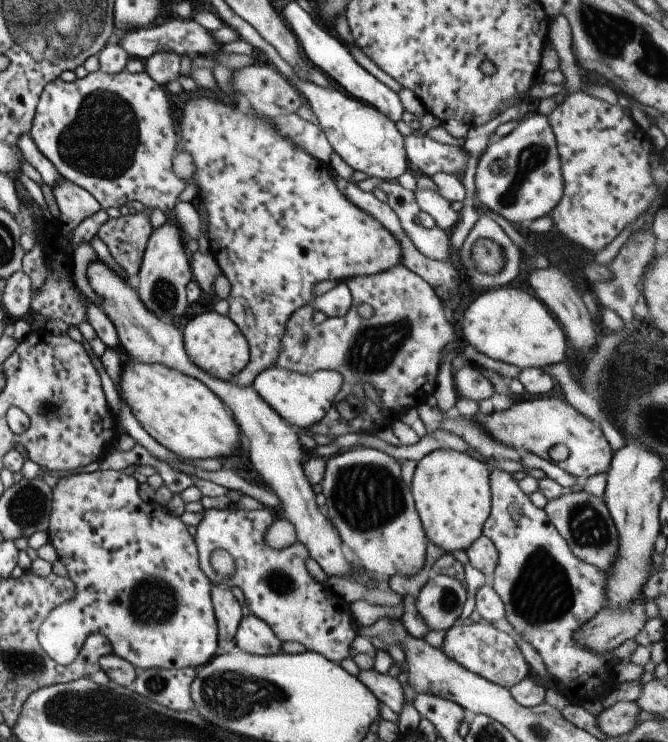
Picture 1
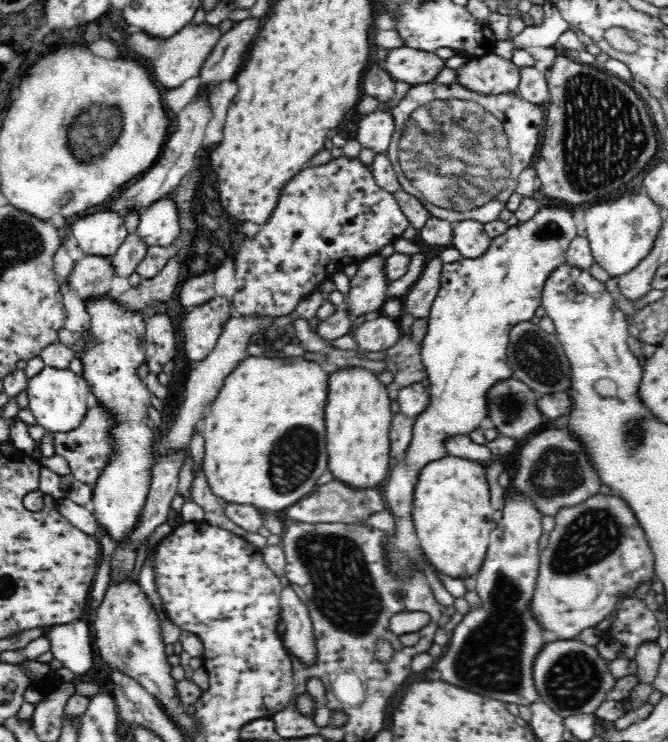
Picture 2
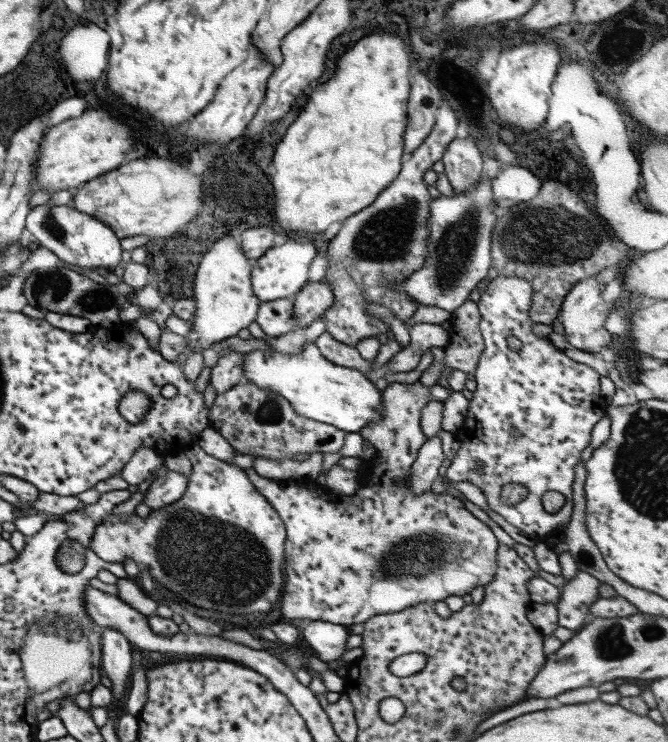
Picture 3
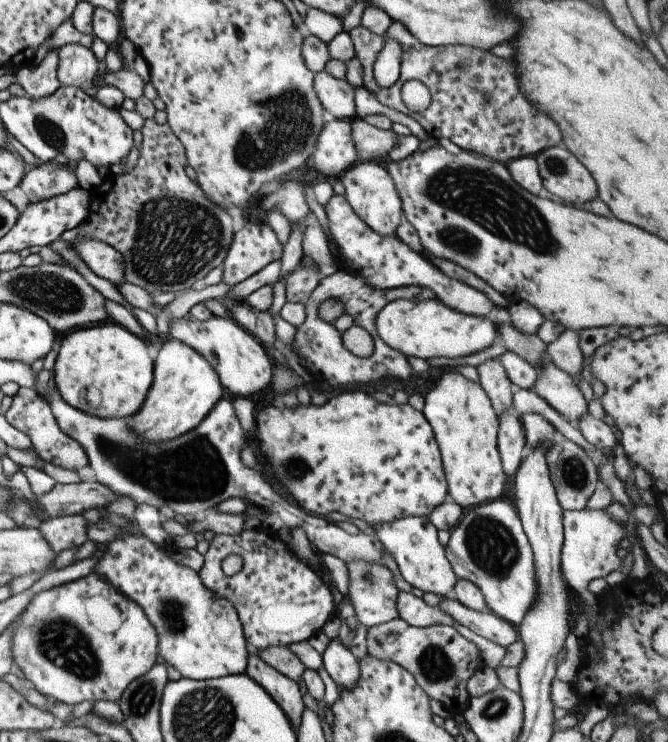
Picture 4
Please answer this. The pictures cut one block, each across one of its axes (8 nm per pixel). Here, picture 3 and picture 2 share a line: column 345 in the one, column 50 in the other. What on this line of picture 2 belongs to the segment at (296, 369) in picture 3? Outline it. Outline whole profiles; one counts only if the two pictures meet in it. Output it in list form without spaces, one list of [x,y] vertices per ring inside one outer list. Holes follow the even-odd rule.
[[[45,366],[37,375],[28,380],[26,388],[30,410],[35,420],[47,432],[70,432],[76,430],[87,416],[88,385],[85,378],[70,369],[58,370]]]

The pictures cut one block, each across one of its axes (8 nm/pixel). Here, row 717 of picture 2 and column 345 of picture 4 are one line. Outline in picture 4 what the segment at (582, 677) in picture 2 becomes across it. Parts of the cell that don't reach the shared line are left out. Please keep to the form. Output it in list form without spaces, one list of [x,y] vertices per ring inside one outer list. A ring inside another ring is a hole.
[[[353,560],[353,562],[344,562],[344,564],[347,570],[347,580],[349,580],[347,592],[356,620],[364,624],[365,628],[371,628],[371,626],[397,618],[395,602],[398,591],[393,584],[393,573],[379,564],[367,564],[363,560]]]

